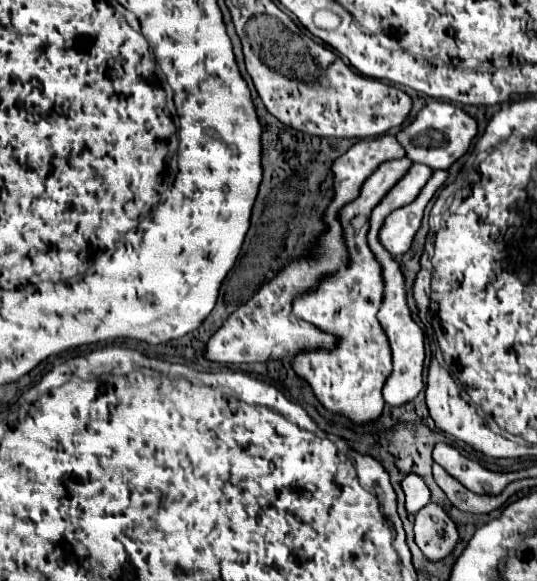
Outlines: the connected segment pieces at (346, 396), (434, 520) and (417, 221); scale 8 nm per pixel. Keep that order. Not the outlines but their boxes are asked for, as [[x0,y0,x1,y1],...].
[[291,158,413,424],[415,502,457,560],[379,170,449,256]]

